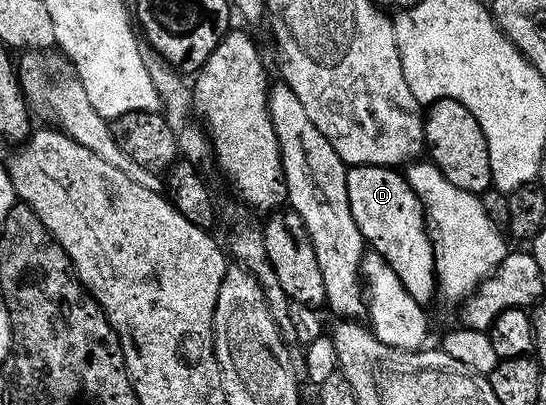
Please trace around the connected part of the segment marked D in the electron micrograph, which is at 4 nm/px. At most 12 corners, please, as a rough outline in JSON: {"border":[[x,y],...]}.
{"border":[[354,164],[345,177],[360,235],[407,293],[429,304],[436,259],[404,176]]}

